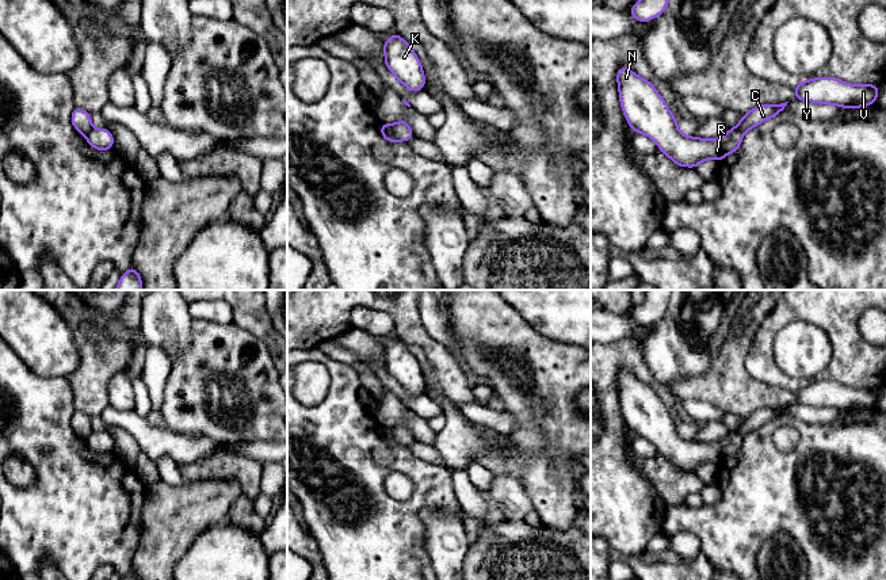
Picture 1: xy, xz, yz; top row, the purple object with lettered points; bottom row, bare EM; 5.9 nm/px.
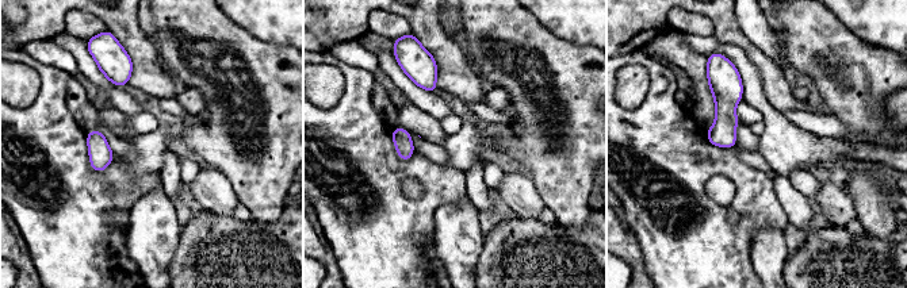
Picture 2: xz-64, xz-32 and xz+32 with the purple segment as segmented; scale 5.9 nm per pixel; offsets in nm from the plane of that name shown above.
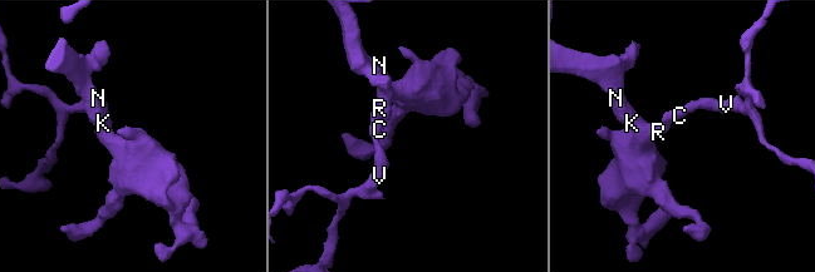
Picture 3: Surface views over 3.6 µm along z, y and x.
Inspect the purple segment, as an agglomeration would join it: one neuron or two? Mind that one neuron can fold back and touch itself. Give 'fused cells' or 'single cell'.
fused cells

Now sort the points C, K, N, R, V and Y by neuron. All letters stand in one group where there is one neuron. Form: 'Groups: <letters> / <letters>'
Groups: C V Y / K N R

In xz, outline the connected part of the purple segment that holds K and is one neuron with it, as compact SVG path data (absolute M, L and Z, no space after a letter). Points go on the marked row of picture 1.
M396 31L382 43L385 65L410 91L425 88L421 62L412 47Z

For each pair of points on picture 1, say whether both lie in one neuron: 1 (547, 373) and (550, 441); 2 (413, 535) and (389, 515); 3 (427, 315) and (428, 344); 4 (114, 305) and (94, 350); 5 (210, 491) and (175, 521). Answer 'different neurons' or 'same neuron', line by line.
1: same neuron
2: same neuron
3: different neurons
4: different neurons
5: same neuron

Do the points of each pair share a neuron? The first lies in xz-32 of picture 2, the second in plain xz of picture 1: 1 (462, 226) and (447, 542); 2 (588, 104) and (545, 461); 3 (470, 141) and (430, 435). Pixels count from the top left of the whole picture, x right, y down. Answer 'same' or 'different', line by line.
1: same
2: same
3: different

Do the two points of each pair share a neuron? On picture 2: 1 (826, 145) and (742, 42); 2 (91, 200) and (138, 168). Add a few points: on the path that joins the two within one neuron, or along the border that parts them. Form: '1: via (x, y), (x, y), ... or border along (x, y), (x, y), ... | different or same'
1: border along (762, 88), (766, 99), (783, 114) | different
2: border along (117, 157), (134, 176), (157, 172) | different

